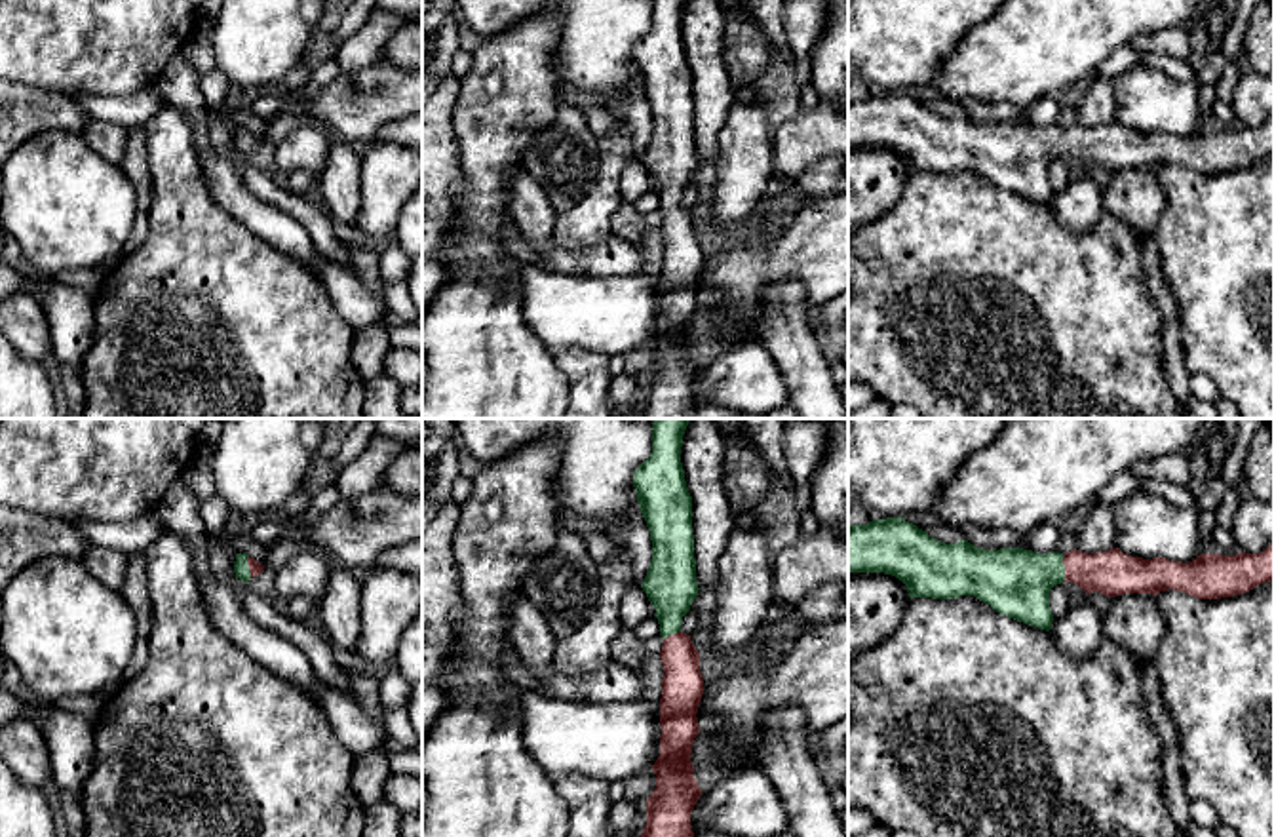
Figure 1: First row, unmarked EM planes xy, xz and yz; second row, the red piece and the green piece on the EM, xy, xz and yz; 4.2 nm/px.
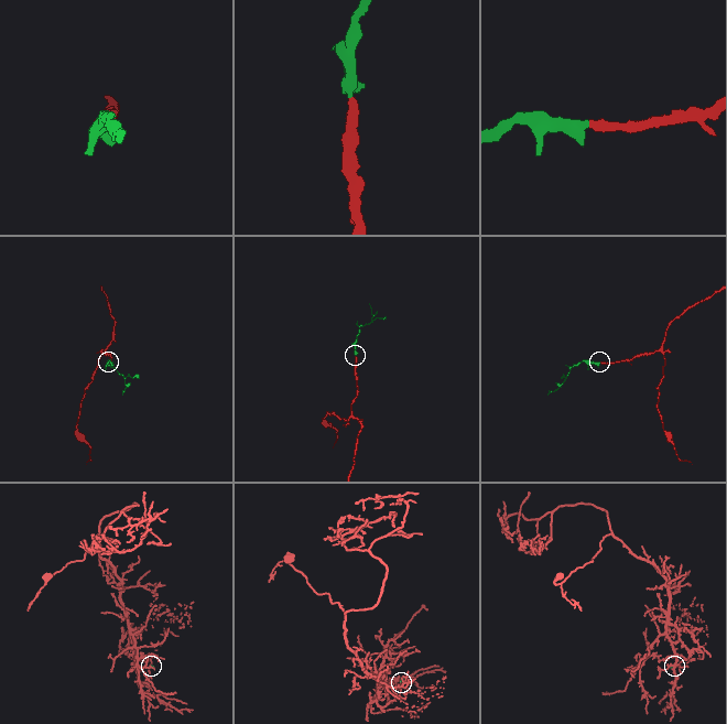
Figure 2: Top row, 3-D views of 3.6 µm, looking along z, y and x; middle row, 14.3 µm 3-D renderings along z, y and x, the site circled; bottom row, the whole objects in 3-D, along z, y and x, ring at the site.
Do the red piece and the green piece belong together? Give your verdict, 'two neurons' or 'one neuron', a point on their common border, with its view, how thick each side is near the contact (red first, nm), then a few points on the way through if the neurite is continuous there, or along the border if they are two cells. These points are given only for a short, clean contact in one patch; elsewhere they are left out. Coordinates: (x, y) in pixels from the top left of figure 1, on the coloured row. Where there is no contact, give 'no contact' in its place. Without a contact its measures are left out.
one neuron | yz (1065, 567) | 190/280 nm | across yz (1113, 573), (1065, 567), (1046, 569), (1016, 583)

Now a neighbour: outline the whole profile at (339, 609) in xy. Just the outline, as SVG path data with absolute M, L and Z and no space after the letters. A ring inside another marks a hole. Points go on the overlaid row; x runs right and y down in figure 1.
M333 563L318 614L331 647L354 651L361 635L361 574Z

